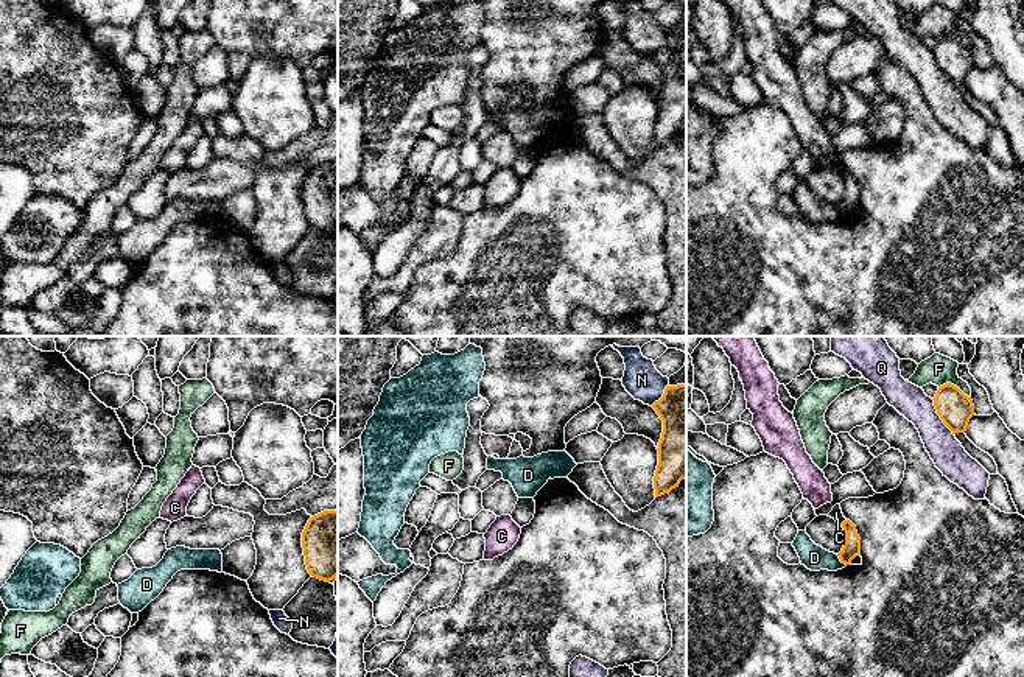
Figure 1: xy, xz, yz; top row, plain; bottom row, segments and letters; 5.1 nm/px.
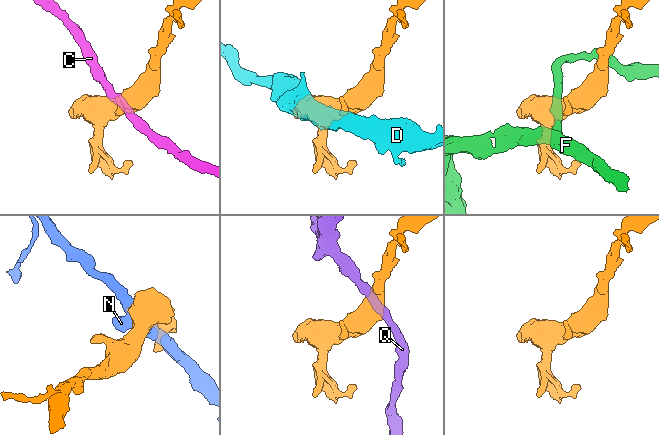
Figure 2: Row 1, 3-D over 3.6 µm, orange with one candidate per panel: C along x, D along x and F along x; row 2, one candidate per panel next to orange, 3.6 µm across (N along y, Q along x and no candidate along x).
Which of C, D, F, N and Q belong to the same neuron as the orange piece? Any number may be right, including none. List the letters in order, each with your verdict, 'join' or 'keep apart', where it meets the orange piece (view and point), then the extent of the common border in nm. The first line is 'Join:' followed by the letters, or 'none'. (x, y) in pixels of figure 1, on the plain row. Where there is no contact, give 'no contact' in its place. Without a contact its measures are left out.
Join: none
C: keep apart | yz (844, 173) | 40 nm
D: keep apart | yz (841, 212) | 80 nm
F: keep apart | yz (953, 36) | 180 nm
N: keep apart | xz (663, 47) | 140 nm
Q: keep apart | yz (940, 69) | 220 nm

